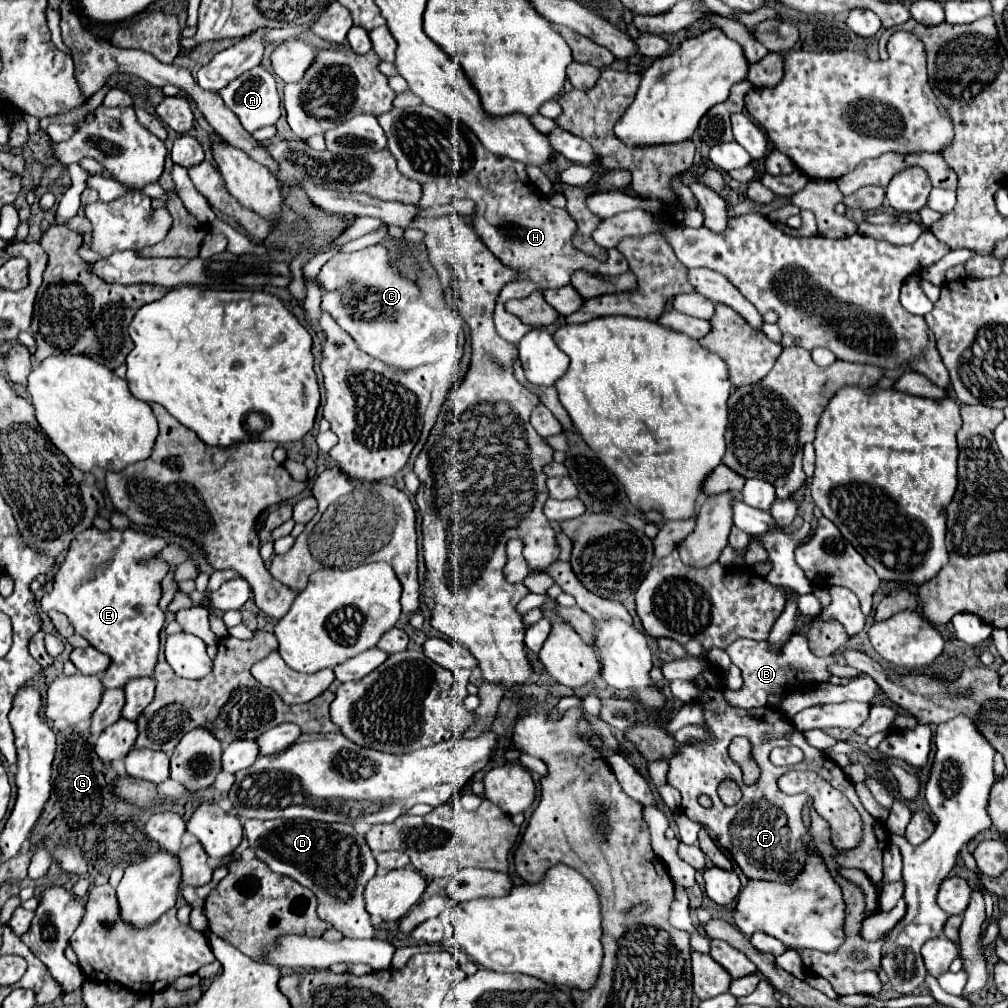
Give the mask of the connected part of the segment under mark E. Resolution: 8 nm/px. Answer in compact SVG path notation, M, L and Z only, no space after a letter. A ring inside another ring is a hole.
M90 527L78 535L80 537L74 537L74 541L70 543L64 563L56 567L52 593L40 599L42 611L56 609L64 613L72 621L78 635L86 637L90 645L96 647L98 651L110 655L112 659L110 669L104 671L100 677L104 687L124 687L126 681L132 677L146 677L146 675L150 677L158 661L160 629L164 627L164 613L158 609L158 601L162 597L160 583L170 569L168 563L162 561L158 555L164 547L170 545L170 541L164 537L154 537L142 531L134 531L132 527L110 529L110 531L100 531L96 527ZM140 559L146 559L146 565L138 565Z

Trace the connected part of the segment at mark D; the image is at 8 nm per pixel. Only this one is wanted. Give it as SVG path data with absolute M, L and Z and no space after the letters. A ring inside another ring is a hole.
M248 819L244 823L244 835L254 855L274 873L292 877L316 895L320 919L332 923L334 929L350 939L374 937L374 927L364 907L362 893L366 883L376 875L378 865L364 835L356 833L352 825L306 819Z

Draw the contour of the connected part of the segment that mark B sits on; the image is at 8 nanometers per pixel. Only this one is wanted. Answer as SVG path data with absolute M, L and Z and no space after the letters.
M794 633L782 647L774 647L768 639L754 641L754 639L738 639L726 647L730 661L741 670L744 687L740 691L726 691L726 699L730 705L736 707L762 707L768 703L770 695L782 695L784 691L796 691L800 687L810 687L816 683L824 683L830 679L828 667L836 663L836 657L830 655L826 659L816 657L810 647L808 639L802 633Z

